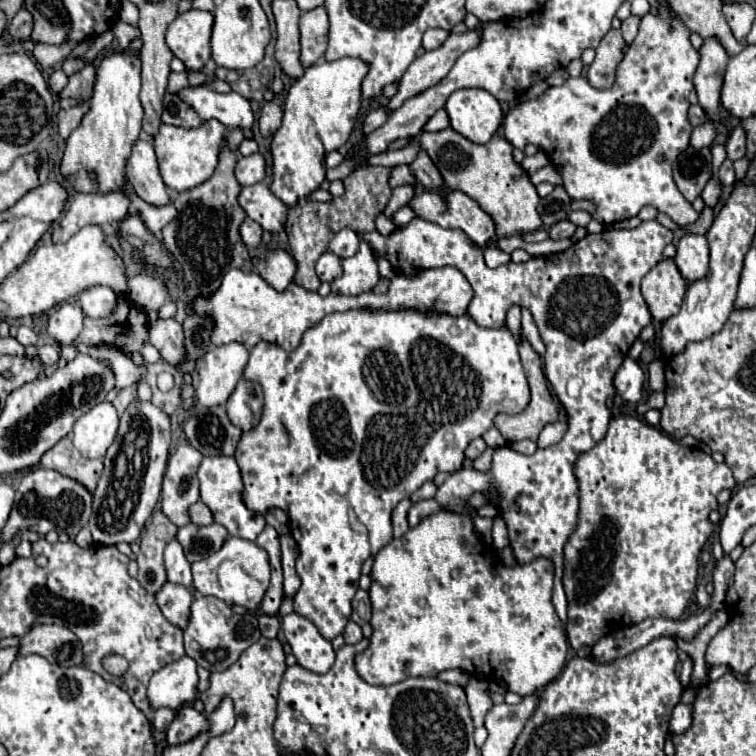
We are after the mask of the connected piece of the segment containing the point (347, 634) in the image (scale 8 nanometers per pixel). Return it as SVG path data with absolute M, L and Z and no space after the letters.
M350 621L350 623L346 625L346 629L344 629L342 635L344 635L344 641L346 641L348 645L354 645L354 643L358 643L358 641L362 639L362 629L360 629L358 623Z

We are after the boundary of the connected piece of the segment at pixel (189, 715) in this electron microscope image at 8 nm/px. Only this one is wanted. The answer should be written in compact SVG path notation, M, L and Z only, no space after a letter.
M180 707L166 731L166 741L168 745L180 745L194 739L198 733L206 729L208 729L208 721L202 713L198 713L194 707Z

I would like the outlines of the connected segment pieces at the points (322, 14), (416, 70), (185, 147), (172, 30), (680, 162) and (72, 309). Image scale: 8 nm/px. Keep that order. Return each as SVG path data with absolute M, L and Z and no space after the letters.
M324 7L306 11L300 17L300 43L302 43L302 65L310 67L324 57L328 43L328 15Z
M482 29L468 31L468 33L462 33L462 35L452 33L442 47L438 47L434 51L428 51L422 57L414 59L414 63L410 63L404 77L400 79L396 95L390 97L390 101L386 105L388 113L396 111L406 99L430 89L438 81L442 81L448 75L448 71L452 69L452 65L456 63L456 59L464 51L478 45L480 33L482 33Z
M216 119L204 121L202 125L192 127L192 129L184 129L176 125L162 125L158 135L154 137L154 149L156 149L156 157L160 163L160 173L162 173L164 183L176 191L188 191L204 183L206 179L210 179L210 175L214 173L218 165L222 143L228 141L228 149L238 151L238 145L242 143L242 139L244 139L242 129L228 129Z
M190 9L168 25L166 43L188 69L198 71L210 59L212 23L214 15L210 11Z
M688 147L686 151L682 151L682 155L678 155L674 163L674 181L688 201L694 201L702 193L708 179L712 177L710 161L712 155L708 147L704 149Z
M62 303L48 321L48 335L58 345L70 345L82 331L84 313L78 303Z

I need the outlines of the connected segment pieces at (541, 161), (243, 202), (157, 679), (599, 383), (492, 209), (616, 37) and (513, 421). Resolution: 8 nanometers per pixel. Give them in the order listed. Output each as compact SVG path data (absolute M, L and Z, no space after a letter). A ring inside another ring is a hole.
M538 153L538 155L532 155L532 157L526 157L520 165L528 171L528 173L532 173L532 171L536 171L536 169L540 169L540 167L544 167L548 161L546 161L546 157L542 155L542 153Z
M264 181L254 183L250 187L242 187L238 203L250 219L260 223L260 227L268 229L270 233L278 233L286 223L286 205L270 191Z
M182 657L160 671L156 671L148 685L148 701L152 709L168 707L178 709L182 703L192 701L196 695L196 663L190 657Z
M412 219L410 223L396 227L390 235L382 235L374 229L360 237L374 253L388 259L398 275L444 265L462 271L474 289L466 313L480 327L504 327L506 311L512 305L526 307L532 313L546 345L544 373L568 413L566 435L560 443L540 449L534 455L498 447L494 449L490 471L482 473L474 467L462 467L438 487L434 499L438 499L440 507L446 511L470 513L470 495L482 493L486 499L496 495L498 511L508 527L510 547L516 561L526 565L538 557L546 557L554 563L556 579L552 605L560 621L566 623L568 603L562 589L562 559L564 545L574 531L578 517L578 481L574 477L574 463L580 451L588 451L606 435L612 417L606 399L616 393L612 379L630 345L640 331L652 323L652 315L640 293L640 281L662 259L664 247L672 241L672 231L658 221L642 221L636 229L606 229L598 235L586 235L562 253L530 257L524 263L510 261L496 269L486 267L482 247L474 245L464 231L444 229L424 219ZM572 377L582 381L578 397L566 393L566 383Z
M446 127L438 133L422 131L418 139L422 149L438 167L444 183L450 189L458 189L470 195L494 219L496 237L522 235L538 231L542 227L542 219L538 215L540 197L536 193L536 187L532 185L528 173L512 159L512 145L504 137L494 135L488 143L478 145L470 143L452 127Z
M610 29L600 47L596 49L596 59L594 63L588 67L586 79L592 87L596 89L610 89L614 85L616 79L616 67L624 57L624 49L626 41L622 39L622 31L620 29Z
M522 339L522 343L520 343L520 357L522 357L522 367L524 367L528 383L530 383L530 403L518 415L496 415L494 417L494 427L502 433L502 437L506 441L520 441L520 439L536 441L538 433L542 431L542 427L548 425L548 423L554 423L558 419L560 411L558 411L558 405L556 405L554 397L552 397L552 393L548 389L546 377L542 373L542 359L540 359L540 355L532 349L532 345L526 339Z

